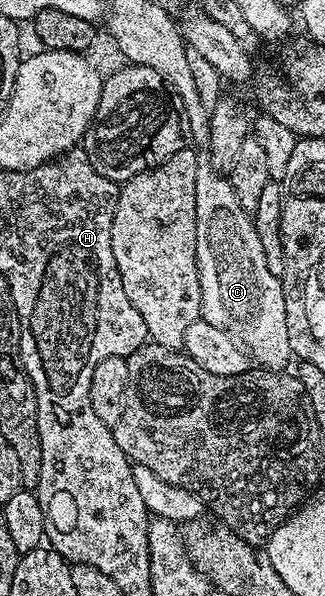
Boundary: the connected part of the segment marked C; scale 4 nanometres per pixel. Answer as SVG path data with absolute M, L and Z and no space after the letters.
M198 155L198 182L194 186L196 199L196 257L198 274L202 286L200 315L210 326L228 332L239 342L261 369L287 369L288 360L293 359L290 334L286 322L286 298L281 277L270 274L266 267L266 254L262 254L262 242L258 242L258 230L249 212L238 202L231 179L212 165L207 155Z

